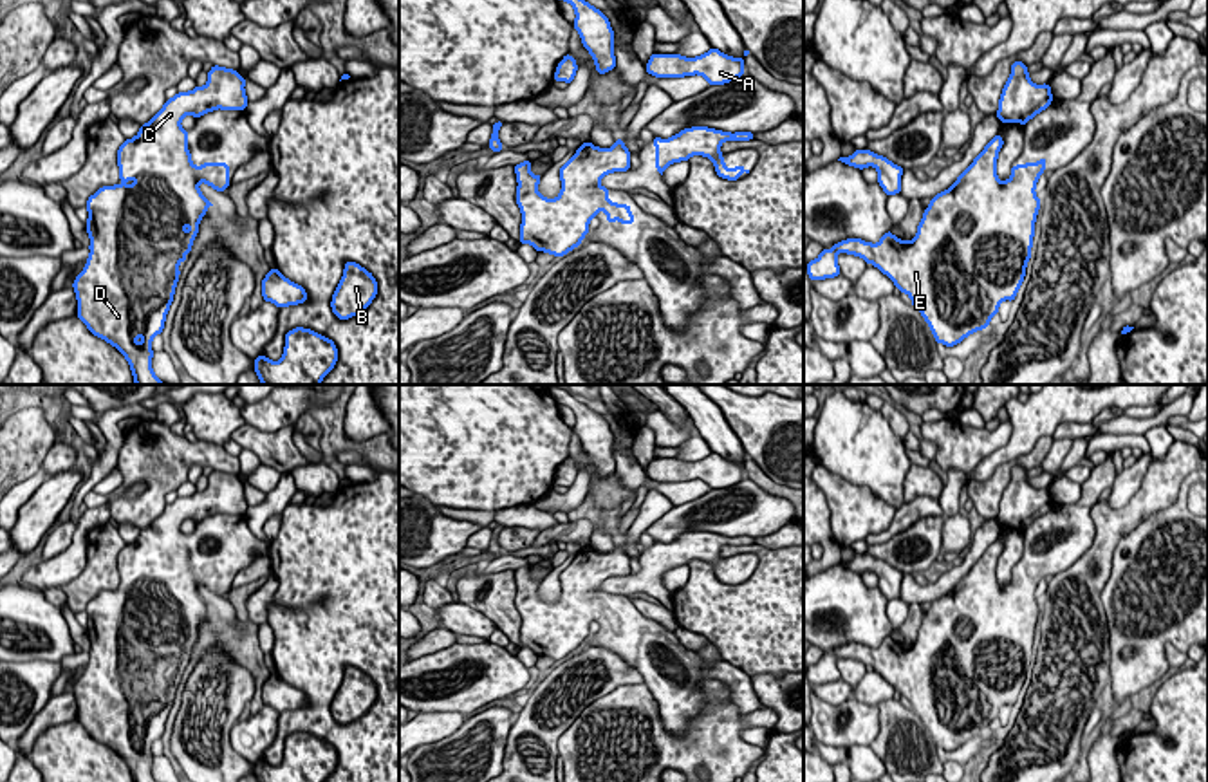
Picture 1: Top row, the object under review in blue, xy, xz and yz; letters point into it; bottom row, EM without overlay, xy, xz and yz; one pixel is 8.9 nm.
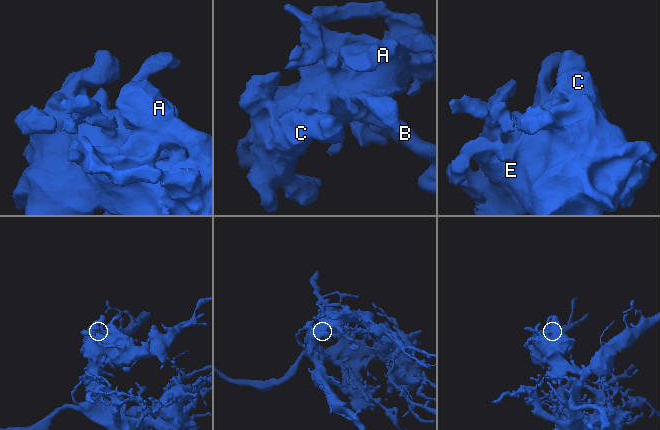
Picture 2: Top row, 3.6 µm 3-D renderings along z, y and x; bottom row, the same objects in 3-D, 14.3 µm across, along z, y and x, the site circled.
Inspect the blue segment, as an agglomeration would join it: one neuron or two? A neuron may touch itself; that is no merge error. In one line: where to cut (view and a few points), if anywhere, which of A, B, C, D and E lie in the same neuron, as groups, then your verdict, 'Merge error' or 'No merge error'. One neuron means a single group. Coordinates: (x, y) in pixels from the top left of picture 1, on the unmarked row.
No split. Groups: A B C D E. No merge error

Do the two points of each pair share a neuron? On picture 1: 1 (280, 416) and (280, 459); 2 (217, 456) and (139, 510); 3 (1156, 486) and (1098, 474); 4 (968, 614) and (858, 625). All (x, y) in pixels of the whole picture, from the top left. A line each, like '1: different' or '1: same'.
1: different
2: same
3: different
4: different

